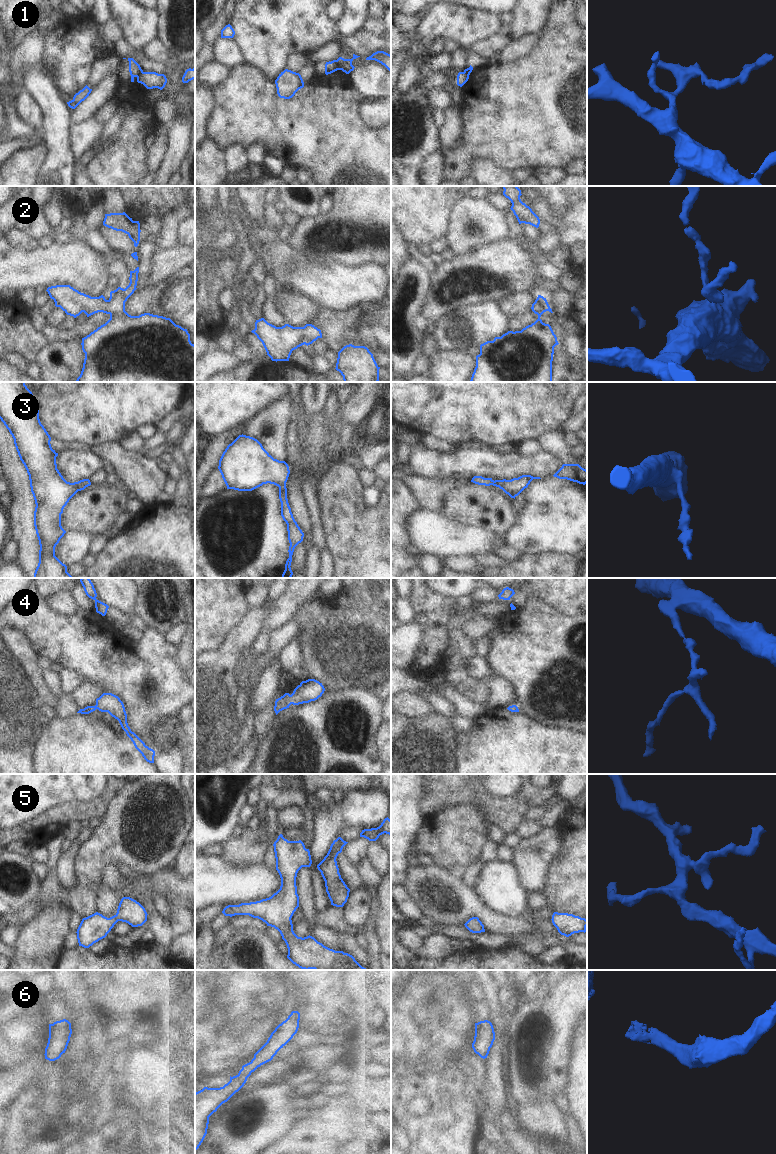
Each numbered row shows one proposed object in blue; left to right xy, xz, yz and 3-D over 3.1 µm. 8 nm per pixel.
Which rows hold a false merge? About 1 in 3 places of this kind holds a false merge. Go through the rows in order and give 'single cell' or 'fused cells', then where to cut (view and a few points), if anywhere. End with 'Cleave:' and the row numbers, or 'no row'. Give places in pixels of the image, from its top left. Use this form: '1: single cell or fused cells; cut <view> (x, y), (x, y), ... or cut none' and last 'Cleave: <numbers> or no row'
1: fused cells; cut xz (335, 60), (340, 69)
2: single cell; cut none
3: single cell; cut none
4: single cell; cut none
5: single cell; cut none
6: single cell; cut none
Cleave: 1

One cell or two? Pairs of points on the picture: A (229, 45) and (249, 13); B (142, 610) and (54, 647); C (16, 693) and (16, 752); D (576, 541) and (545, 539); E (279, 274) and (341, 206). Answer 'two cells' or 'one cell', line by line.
A: two cells
B: two cells
C: one cell
D: one cell
E: two cells

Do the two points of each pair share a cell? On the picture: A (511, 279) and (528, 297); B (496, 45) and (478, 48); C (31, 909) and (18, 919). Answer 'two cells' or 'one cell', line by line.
A: two cells
B: one cell
C: one cell

